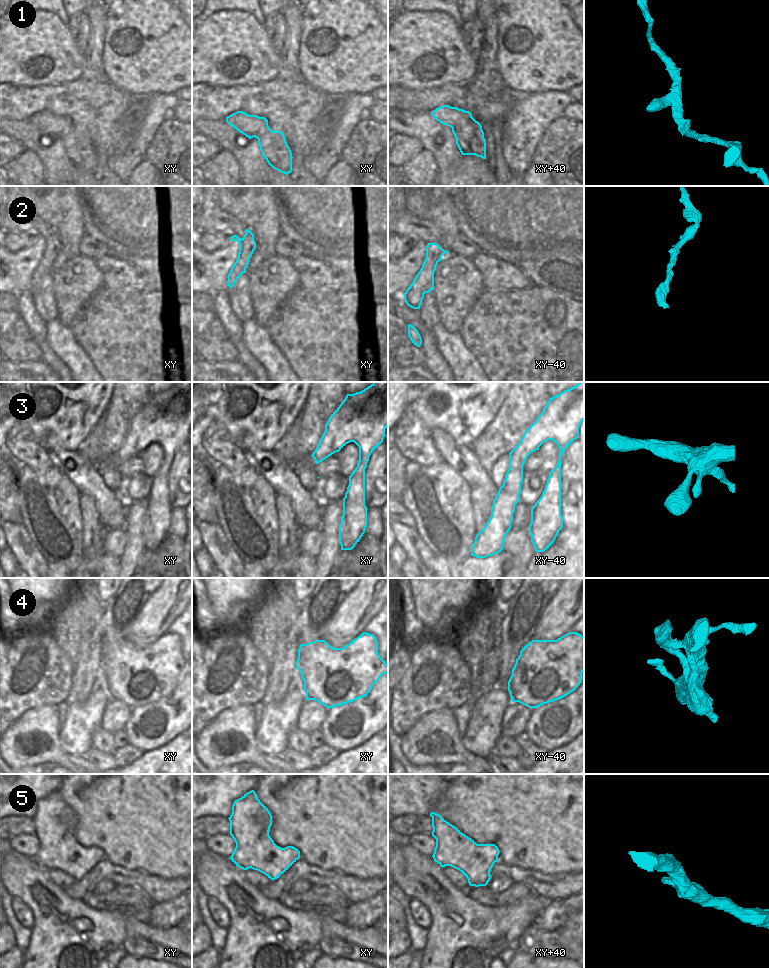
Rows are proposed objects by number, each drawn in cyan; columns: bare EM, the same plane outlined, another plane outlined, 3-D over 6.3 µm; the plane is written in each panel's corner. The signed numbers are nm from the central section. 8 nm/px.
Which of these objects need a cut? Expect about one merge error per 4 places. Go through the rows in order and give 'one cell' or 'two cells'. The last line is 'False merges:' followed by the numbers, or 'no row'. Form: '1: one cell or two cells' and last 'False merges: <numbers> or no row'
1: two cells
2: one cell
3: one cell
4: one cell
5: one cell
False merges: 1

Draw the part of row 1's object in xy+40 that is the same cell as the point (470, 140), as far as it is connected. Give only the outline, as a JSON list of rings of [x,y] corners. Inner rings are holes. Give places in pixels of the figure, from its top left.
[[[473,117],[452,132],[462,155],[475,155],[486,159],[486,140],[481,124]]]

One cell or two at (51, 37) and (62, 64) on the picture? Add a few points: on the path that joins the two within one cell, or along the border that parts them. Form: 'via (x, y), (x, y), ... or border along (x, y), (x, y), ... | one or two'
via (51, 44), (51, 53), (55, 57) | one

